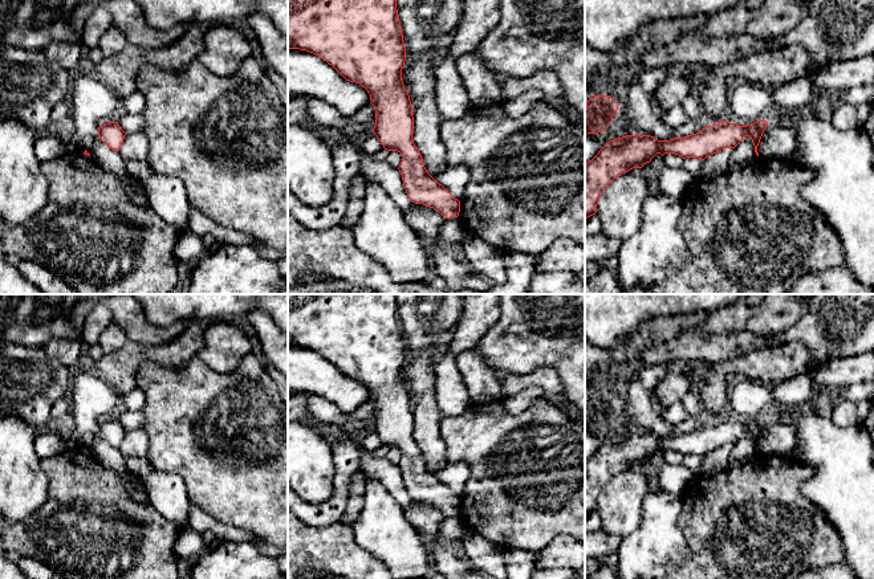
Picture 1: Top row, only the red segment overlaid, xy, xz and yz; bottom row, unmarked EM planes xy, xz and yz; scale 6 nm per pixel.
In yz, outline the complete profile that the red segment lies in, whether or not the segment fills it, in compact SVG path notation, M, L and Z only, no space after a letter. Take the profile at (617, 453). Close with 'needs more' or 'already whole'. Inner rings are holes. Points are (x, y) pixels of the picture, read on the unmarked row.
M719 417L696 431L670 437L658 437L651 432L626 432L610 437L585 461L585 515L597 510L601 492L615 474L642 465L656 450L704 457L724 445L735 445L744 433L749 433L759 453L757 443L767 423L767 417L747 423Z; already whole

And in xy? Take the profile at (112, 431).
M109 419L98 424L98 435L113 448L119 448L126 429L118 419Z; already whole

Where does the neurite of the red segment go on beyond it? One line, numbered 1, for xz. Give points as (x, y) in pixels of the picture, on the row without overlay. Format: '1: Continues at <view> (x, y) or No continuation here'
1: No continuation here

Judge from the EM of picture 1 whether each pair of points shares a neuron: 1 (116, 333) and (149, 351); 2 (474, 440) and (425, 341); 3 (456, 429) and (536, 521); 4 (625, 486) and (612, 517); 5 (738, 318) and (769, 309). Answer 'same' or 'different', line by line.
1: different
2: different
3: same
4: same
5: same

